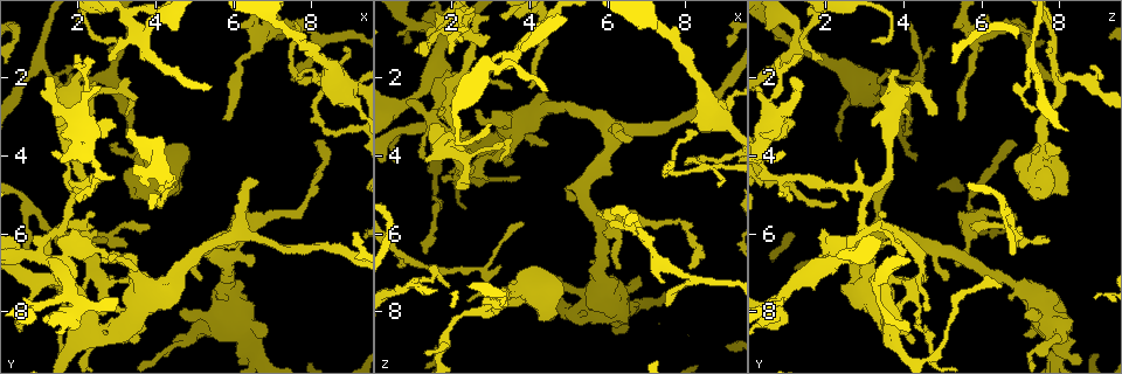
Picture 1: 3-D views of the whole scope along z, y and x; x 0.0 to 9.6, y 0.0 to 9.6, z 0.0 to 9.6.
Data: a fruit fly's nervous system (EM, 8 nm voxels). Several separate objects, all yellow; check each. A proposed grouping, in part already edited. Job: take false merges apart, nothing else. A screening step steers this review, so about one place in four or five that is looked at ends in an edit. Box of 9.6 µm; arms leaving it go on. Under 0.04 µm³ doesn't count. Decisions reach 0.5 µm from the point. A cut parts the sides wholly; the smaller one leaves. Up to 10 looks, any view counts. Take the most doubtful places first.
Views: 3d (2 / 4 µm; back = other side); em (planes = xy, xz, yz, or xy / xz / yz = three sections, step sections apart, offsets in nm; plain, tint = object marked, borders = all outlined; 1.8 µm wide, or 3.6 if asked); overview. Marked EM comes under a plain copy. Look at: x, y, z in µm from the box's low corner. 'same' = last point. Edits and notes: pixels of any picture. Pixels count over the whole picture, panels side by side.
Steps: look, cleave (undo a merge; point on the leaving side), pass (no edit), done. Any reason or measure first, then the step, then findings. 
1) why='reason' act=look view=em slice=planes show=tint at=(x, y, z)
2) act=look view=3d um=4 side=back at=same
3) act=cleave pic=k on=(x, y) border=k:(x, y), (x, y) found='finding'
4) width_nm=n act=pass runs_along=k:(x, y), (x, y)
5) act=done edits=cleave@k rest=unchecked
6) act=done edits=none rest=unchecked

why='four arms meet' act=look view=em slice=planes show=tint at=(1.65, 7.70, 0.80)

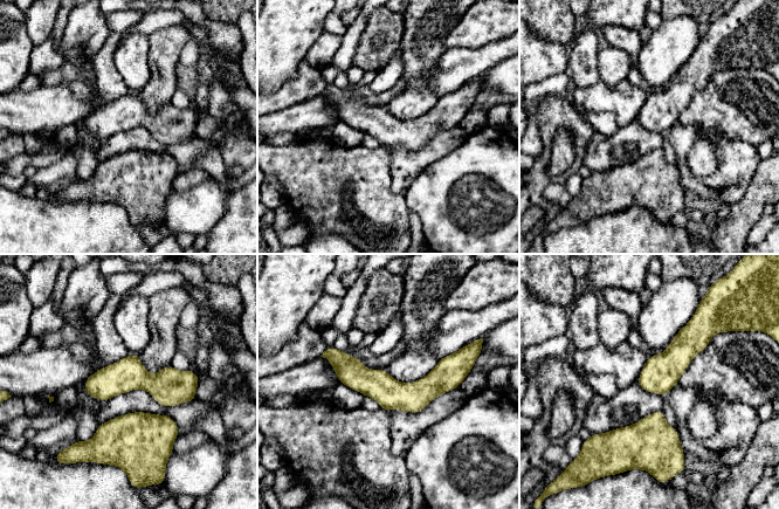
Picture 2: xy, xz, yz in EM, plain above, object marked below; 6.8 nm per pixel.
act=pass runs_along=2:(326, 353), (386, 391), (459, 379) found='continuous, no second cell'

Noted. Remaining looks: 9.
why='sharp bend' act=look view=3d um=2 at=(1.65, 5.80, 3.05)

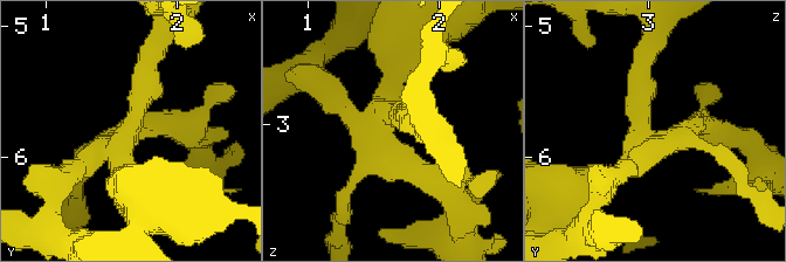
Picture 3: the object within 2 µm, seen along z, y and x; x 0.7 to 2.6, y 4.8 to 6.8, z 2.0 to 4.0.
act=look view=em slice=planes show=tint at=(1.64, 5.82, 3.00)

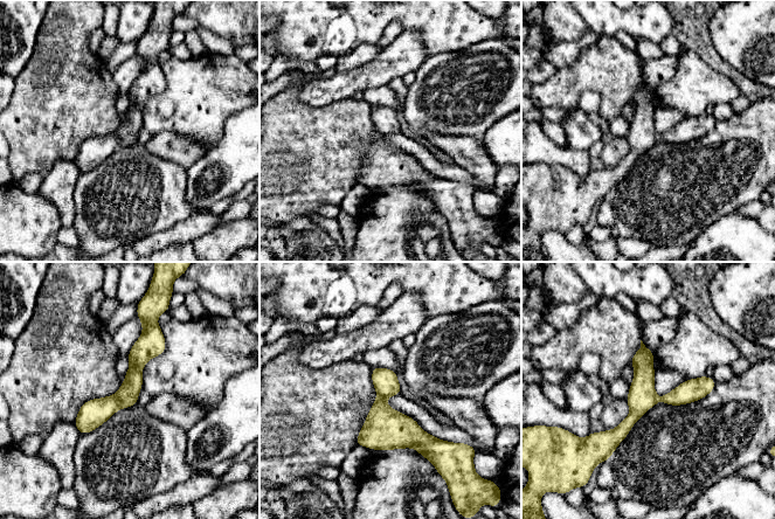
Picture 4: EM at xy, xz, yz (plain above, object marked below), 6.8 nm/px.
act=pass runs_along=4:(712, 383), (650, 399), (613, 437), (599, 437) found='one cell here'

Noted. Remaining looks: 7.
why='thick turns thin' act=look view=3d um=4 at=(6.30, 8.50, 7.95)

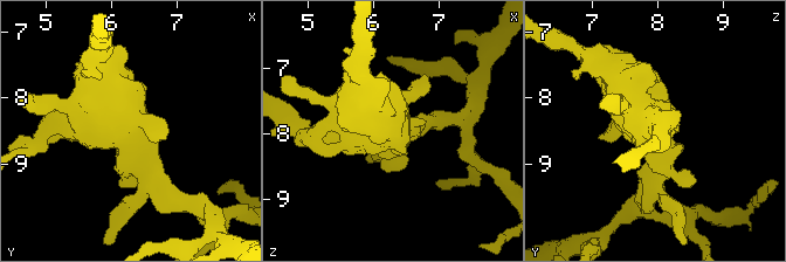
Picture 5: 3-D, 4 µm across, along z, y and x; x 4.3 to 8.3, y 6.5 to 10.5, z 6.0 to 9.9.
why='now the EM' act=look view=em um=3.6 slice=planes show=tint at=(6.30, 8.55, 7.95)

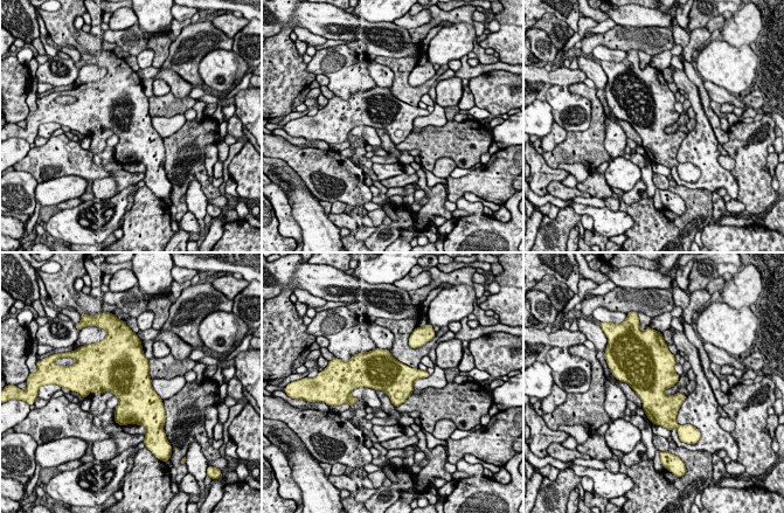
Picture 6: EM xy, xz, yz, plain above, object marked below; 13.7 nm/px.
act=pass found='all the same cell'

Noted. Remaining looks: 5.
why='thin neck' act=look view=3d um=4 side=back at=(2.65, 6.05, 6.95)

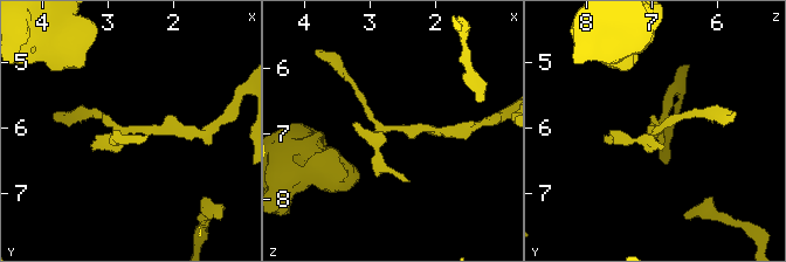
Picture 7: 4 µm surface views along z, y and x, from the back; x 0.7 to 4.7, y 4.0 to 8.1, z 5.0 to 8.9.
why='need the tissue' act=look view=em slice=planes show=tint at=(2.65, 6.05, 6.95)

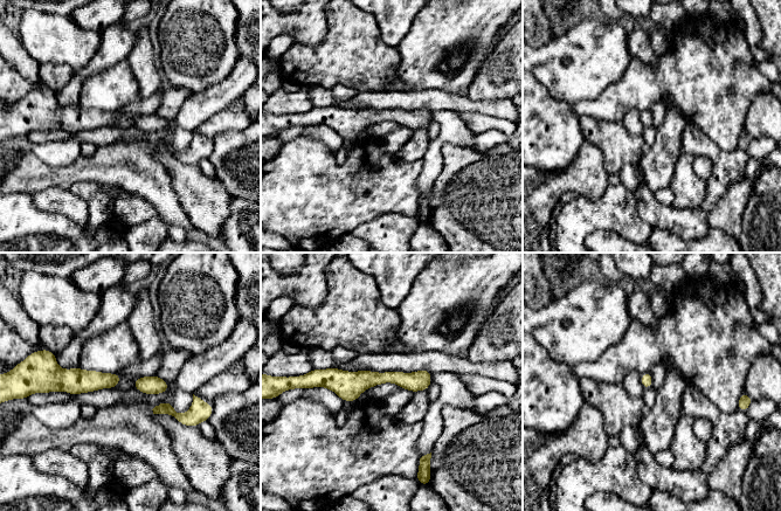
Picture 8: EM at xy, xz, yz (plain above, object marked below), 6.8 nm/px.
act=pass runs_along=8:(428, 374), (422, 378), (322, 378) found='continuous, no second cell'

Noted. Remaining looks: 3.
act=done edits=none rest=unchecked

